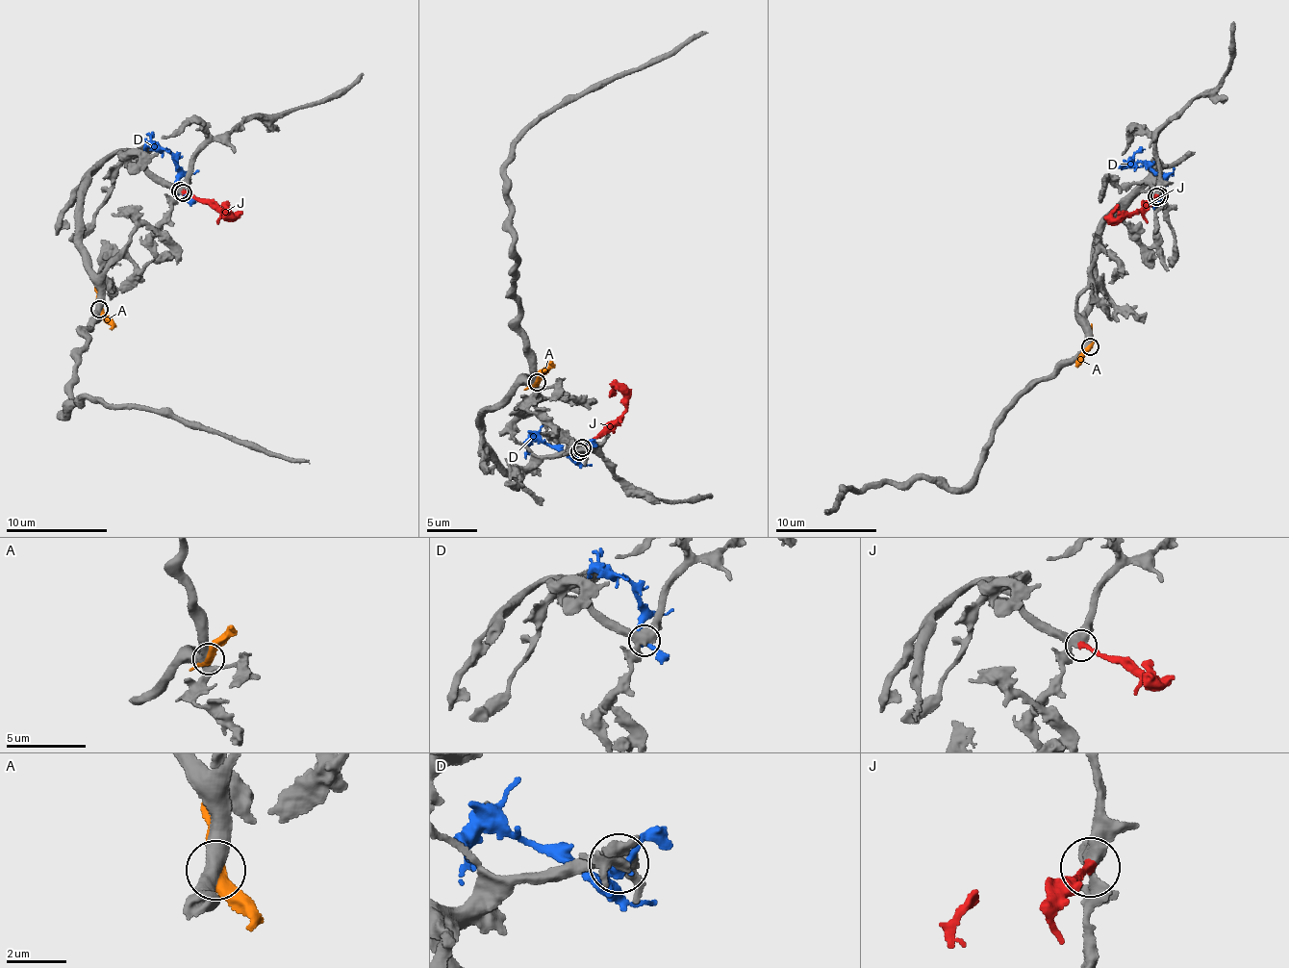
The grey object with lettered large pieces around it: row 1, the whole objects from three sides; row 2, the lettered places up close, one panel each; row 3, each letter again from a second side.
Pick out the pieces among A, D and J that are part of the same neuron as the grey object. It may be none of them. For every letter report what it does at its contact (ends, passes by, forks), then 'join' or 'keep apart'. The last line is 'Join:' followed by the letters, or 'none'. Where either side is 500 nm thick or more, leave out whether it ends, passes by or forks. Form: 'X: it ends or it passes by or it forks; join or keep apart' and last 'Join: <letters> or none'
A: it passes by; keep apart
D: it passes by; keep apart
J: it ends; join
Join: J

